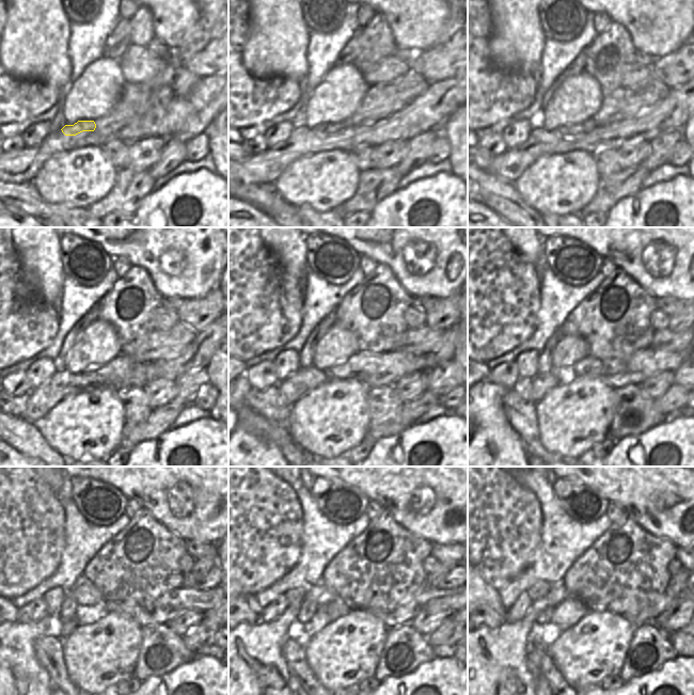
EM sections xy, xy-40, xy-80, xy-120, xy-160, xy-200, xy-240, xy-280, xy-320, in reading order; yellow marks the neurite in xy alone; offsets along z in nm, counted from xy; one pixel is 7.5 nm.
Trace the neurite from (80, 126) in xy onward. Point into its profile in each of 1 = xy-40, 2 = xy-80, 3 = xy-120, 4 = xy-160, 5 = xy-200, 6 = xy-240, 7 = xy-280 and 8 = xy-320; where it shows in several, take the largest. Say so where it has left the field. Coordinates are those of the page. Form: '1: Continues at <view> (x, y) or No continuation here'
1: Continues at xy-40 (326, 127)
2: Continues at xy-80 (588, 125)
3: Continues at xy-120 (130, 373)
4: Continues at xy-160 (374, 369)
5: Continues at xy-200 (641, 365)
6: Continues at xy-240 (178, 600)
7: Continues at xy-280 (428, 598)
8: Continues at xy-320 (647, 616)

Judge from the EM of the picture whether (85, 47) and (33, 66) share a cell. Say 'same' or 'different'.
different

